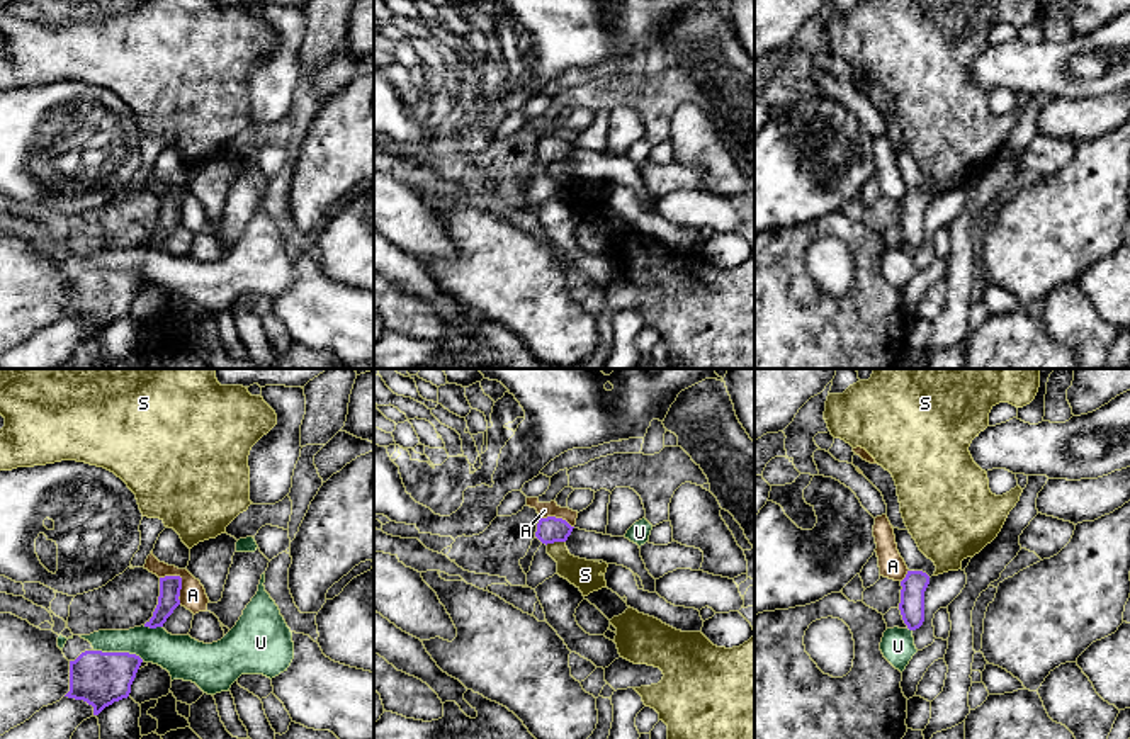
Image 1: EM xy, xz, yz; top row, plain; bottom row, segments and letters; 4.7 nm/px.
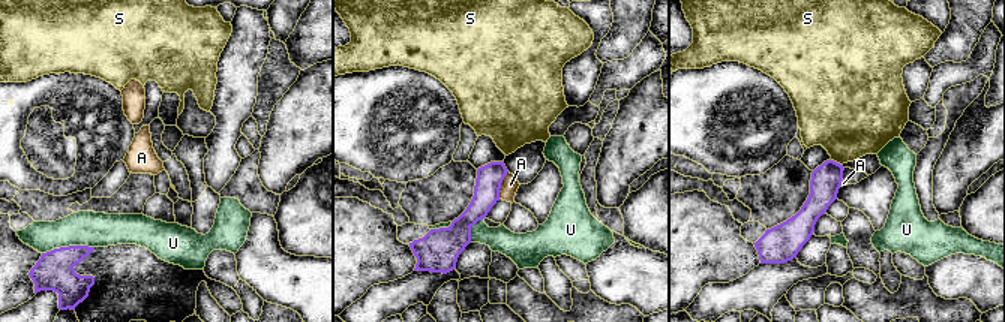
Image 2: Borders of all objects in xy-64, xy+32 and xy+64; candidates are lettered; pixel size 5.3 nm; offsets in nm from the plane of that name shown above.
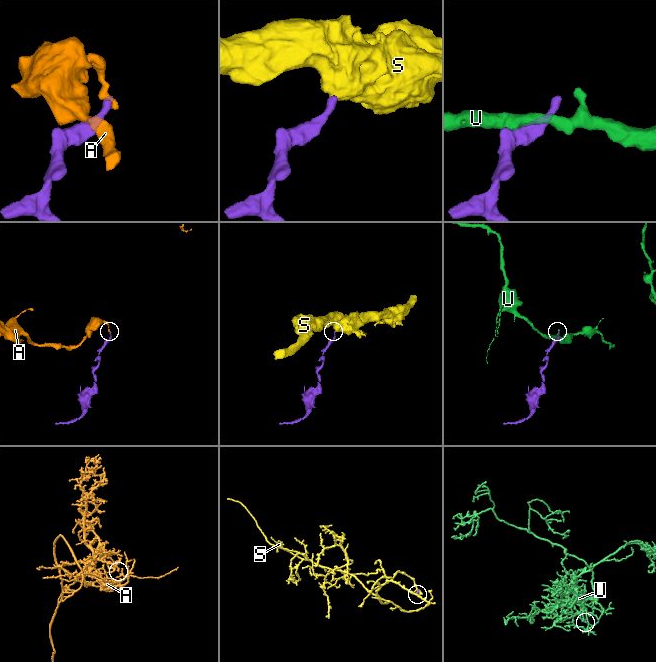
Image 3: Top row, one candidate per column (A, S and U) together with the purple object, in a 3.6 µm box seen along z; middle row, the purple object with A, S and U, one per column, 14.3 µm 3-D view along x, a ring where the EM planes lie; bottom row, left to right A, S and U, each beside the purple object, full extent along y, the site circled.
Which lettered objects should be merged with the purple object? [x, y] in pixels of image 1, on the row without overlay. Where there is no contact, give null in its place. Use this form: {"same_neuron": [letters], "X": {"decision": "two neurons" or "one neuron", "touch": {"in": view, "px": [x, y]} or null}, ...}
{"same_neuron": [], "A": {"decision": "two neurons", "touch": {"in": "xy", "px": [179, 196]}}, "S": {"decision": "two neurons", "touch": {"in": "xz", "px": [554, 160]}}, "U": {"decision": "two neurons", "touch": {"in": "xy", "px": [119, 272]}}}

